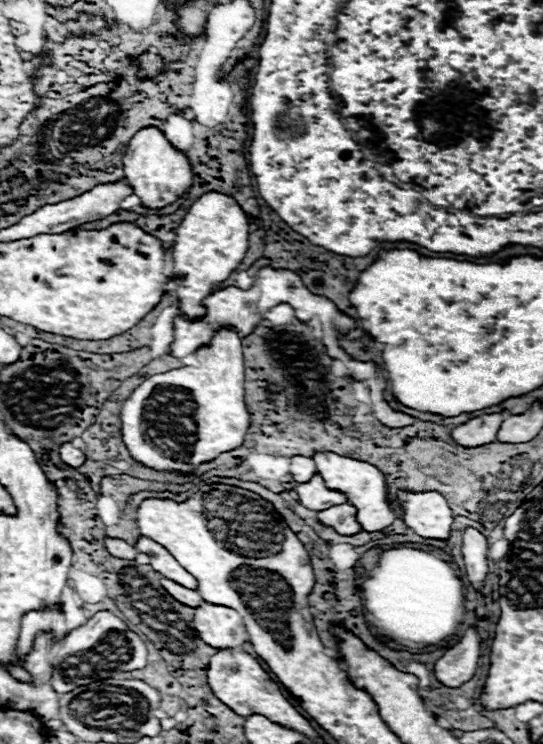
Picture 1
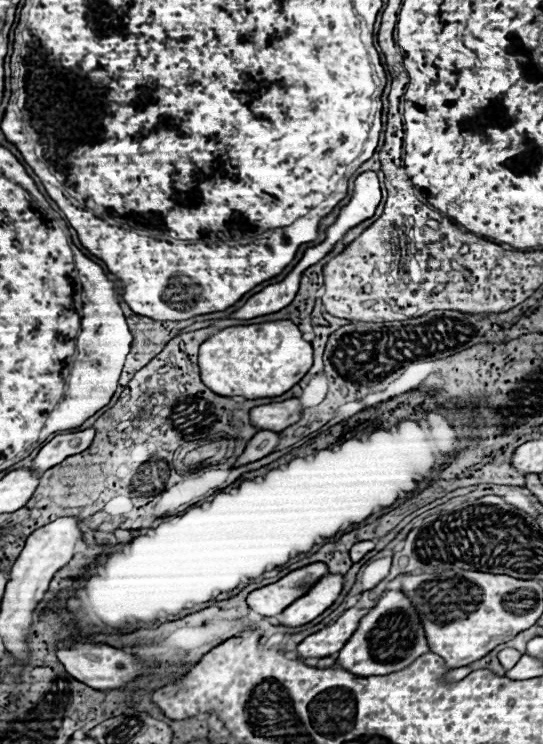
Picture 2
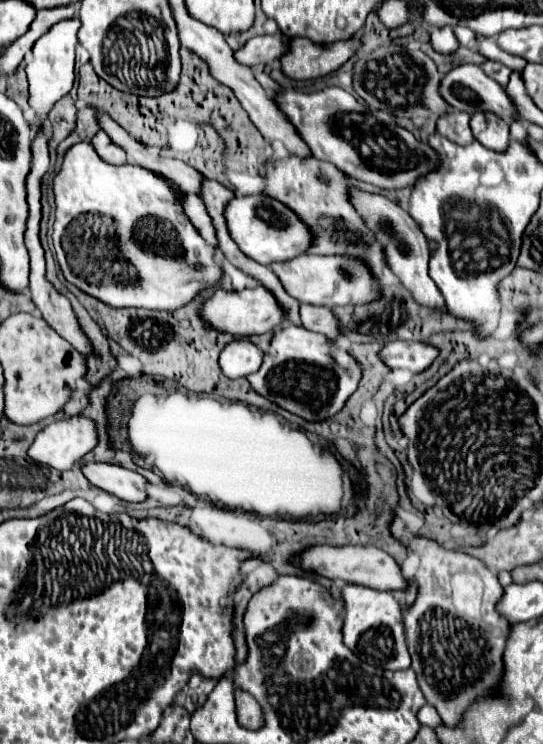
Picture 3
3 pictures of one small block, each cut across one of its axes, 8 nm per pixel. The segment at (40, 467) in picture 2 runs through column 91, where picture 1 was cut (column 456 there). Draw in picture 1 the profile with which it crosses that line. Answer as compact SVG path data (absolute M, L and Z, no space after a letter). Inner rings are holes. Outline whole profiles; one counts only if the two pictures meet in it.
M484 414L452 430L452 440L464 448L478 448L496 440L502 414Z

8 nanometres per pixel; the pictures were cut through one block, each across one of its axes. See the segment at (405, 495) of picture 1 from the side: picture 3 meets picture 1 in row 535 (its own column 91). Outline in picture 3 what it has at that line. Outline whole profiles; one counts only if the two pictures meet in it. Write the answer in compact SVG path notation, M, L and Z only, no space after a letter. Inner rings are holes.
M86 416L56 420L46 426L30 446L28 454L38 464L48 464L56 470L70 470L84 454L98 444L98 424Z

